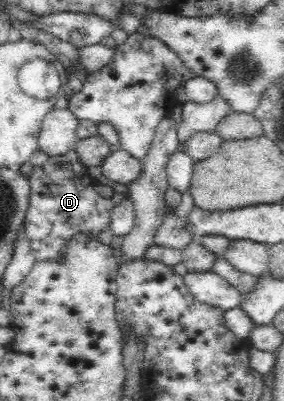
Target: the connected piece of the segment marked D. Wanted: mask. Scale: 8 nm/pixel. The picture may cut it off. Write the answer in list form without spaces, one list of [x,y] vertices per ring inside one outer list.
[[[74,149],[50,156],[43,166],[35,167],[28,179],[30,191],[24,223],[35,258],[44,261],[54,258],[63,250],[62,244],[74,234],[91,233],[98,236],[103,228],[109,228],[115,203],[94,191],[93,186],[97,182],[87,169],[83,169]]]

